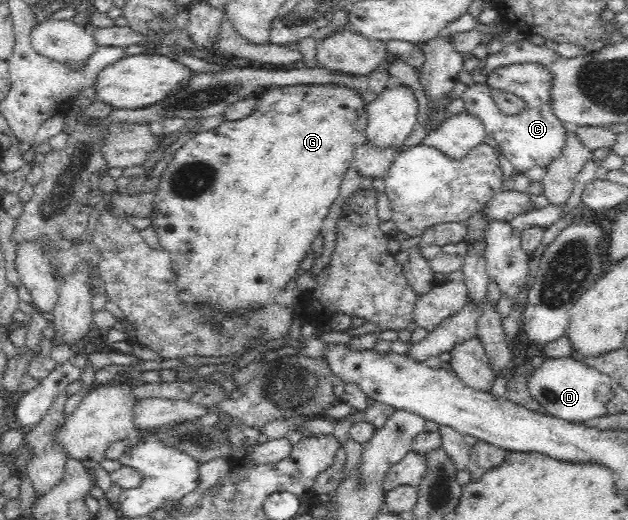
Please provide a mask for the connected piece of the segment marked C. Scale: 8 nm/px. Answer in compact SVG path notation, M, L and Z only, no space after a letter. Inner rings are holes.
M524 61L512 65L508 63L490 71L485 84L468 86L459 80L450 91L449 97L461 97L464 100L466 112L480 119L488 135L494 137L497 144L502 147L506 162L512 163L517 172L524 174L532 167L547 167L566 145L569 127L554 116L551 107L550 90L553 77L552 71L540 62ZM490 89L514 93L526 101L528 109L524 109L520 115L502 115L490 95Z

